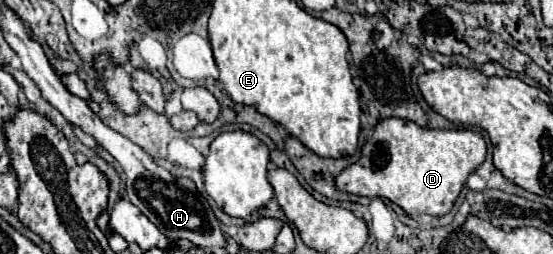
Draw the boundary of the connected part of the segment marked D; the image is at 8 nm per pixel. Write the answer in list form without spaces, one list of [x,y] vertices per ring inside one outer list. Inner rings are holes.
[[[381,119],[373,129],[373,135],[365,141],[361,157],[357,163],[349,165],[335,179],[337,189],[363,195],[363,197],[383,197],[397,203],[407,215],[445,215],[453,209],[465,181],[475,169],[485,161],[487,145],[477,131],[449,131],[449,129],[427,129],[405,119]]]

